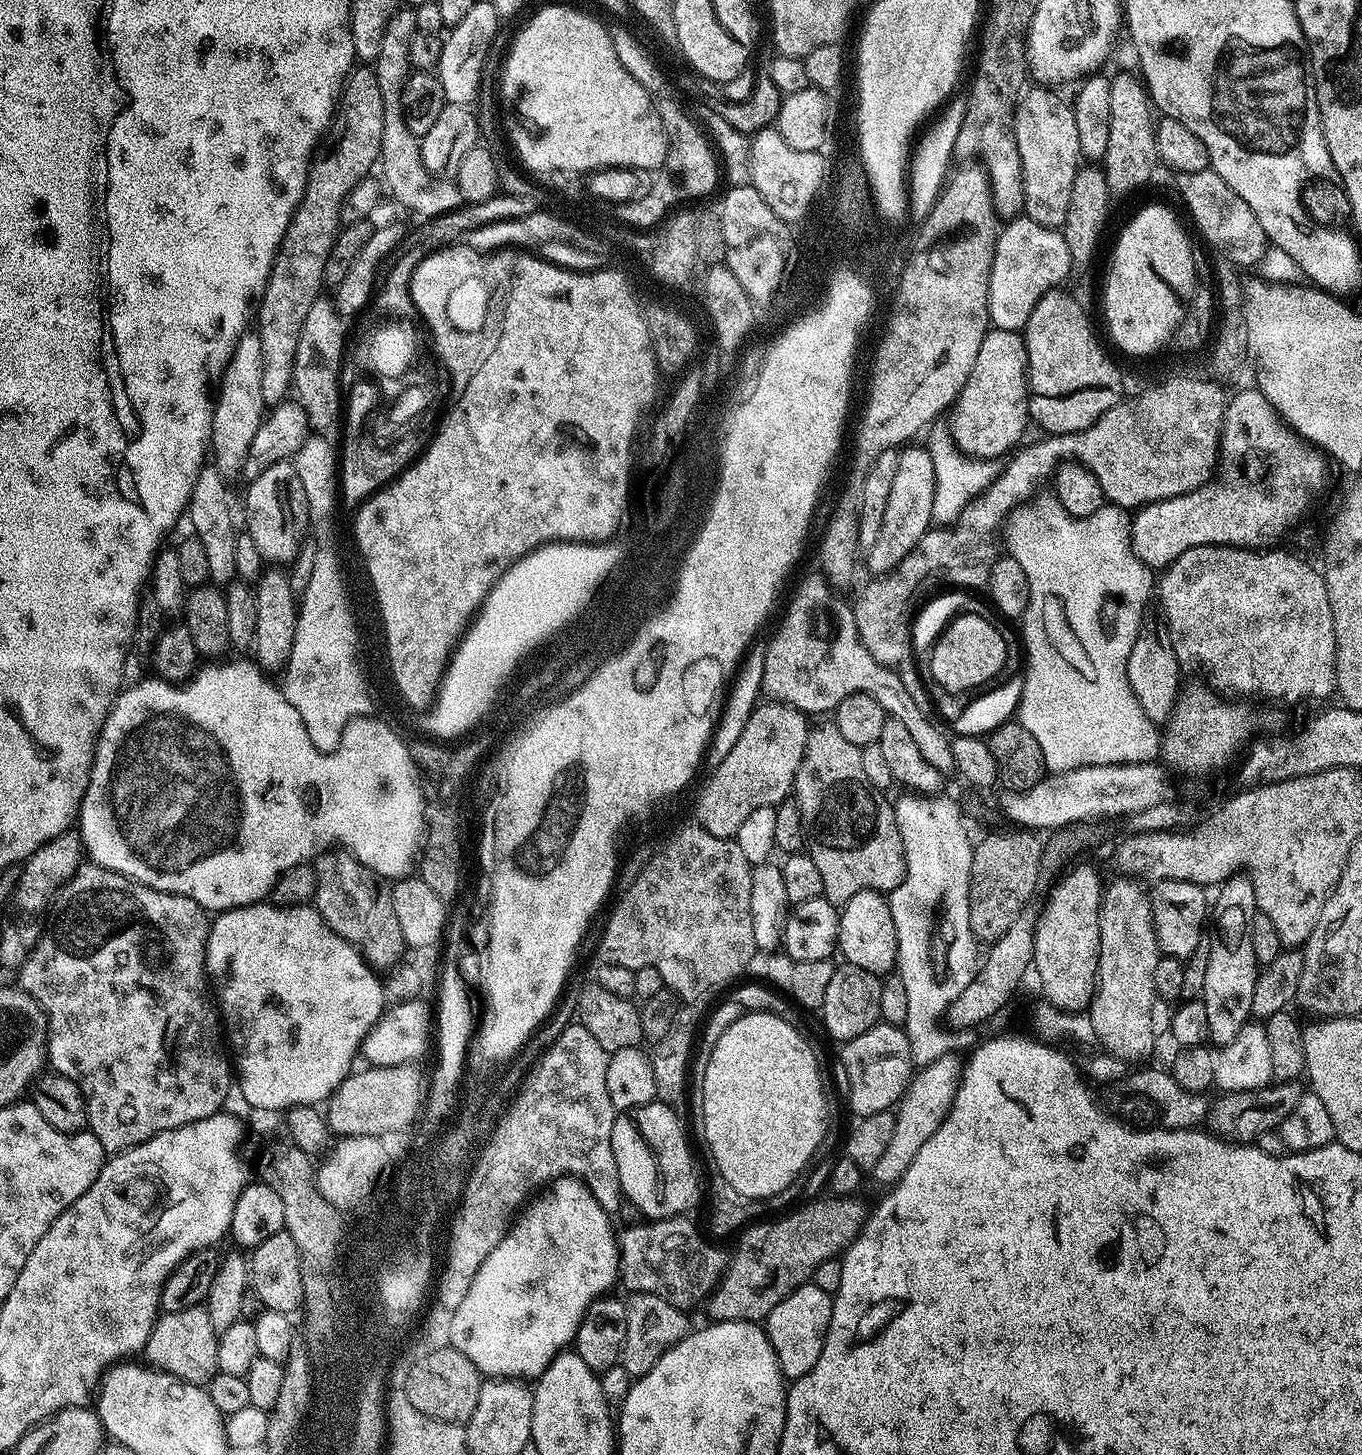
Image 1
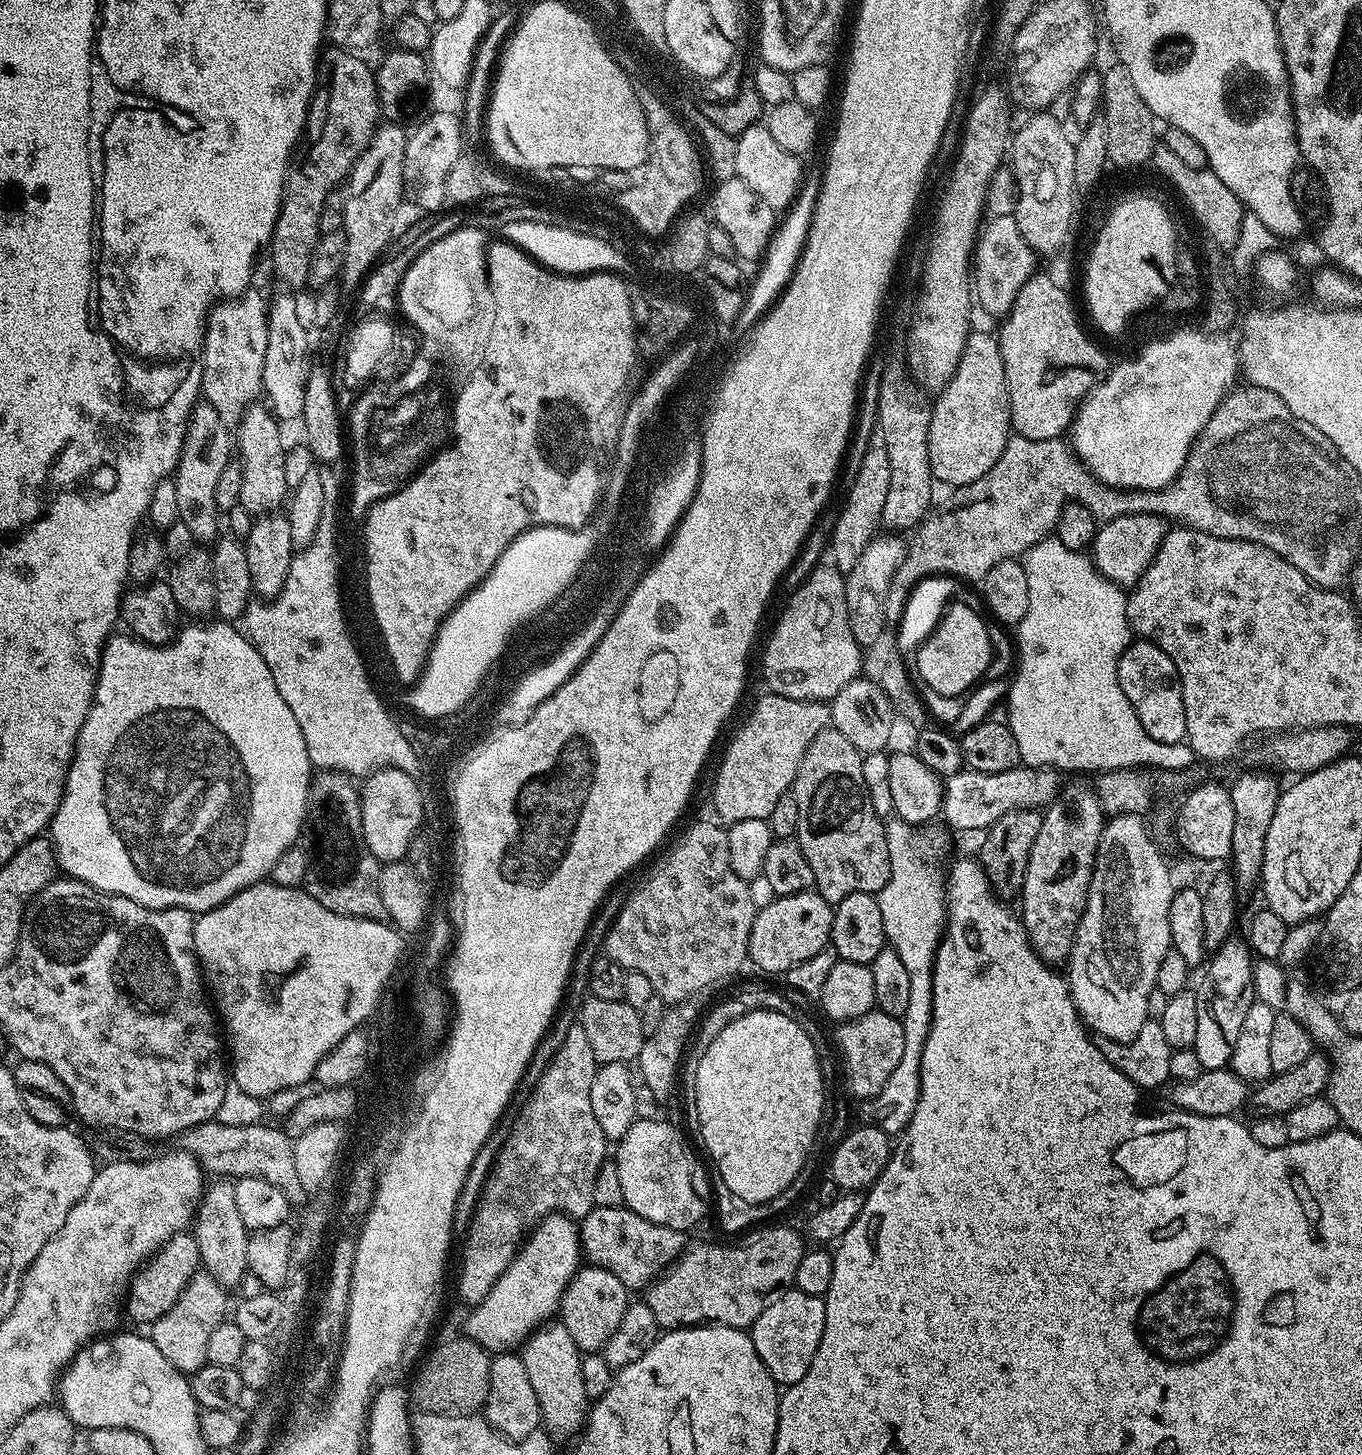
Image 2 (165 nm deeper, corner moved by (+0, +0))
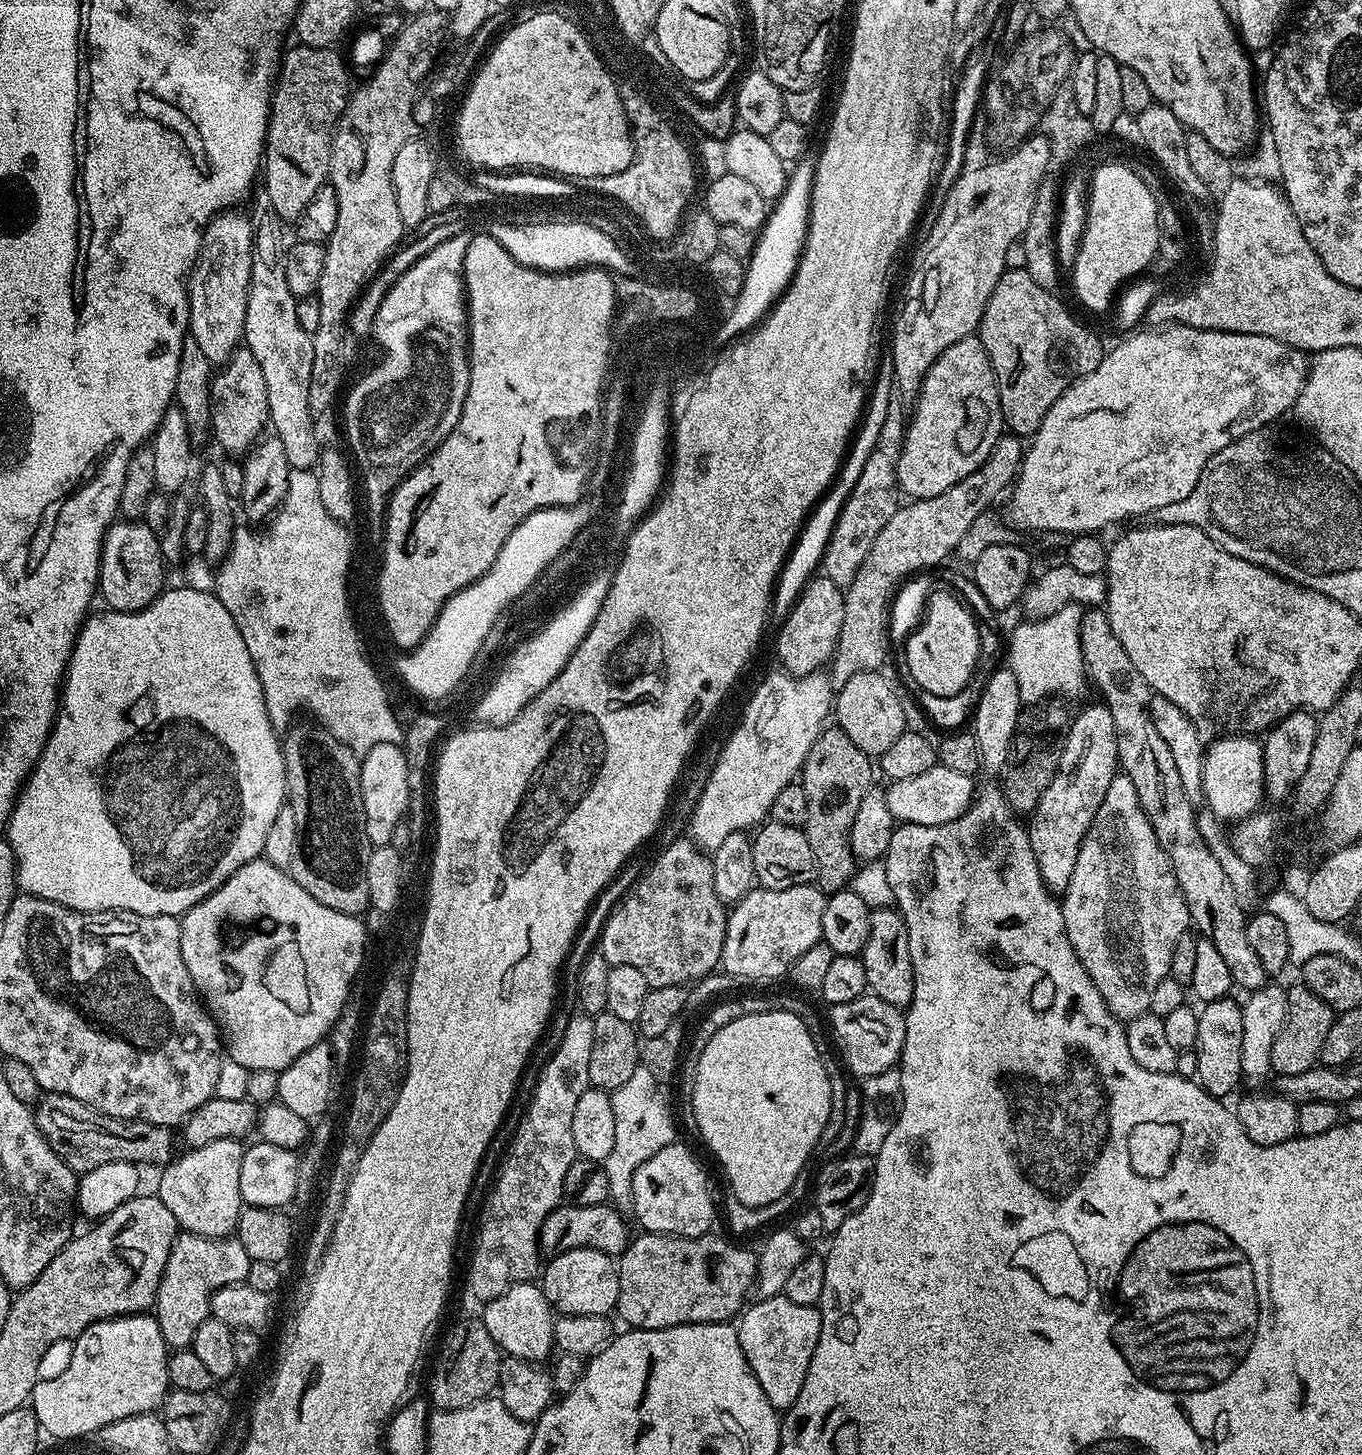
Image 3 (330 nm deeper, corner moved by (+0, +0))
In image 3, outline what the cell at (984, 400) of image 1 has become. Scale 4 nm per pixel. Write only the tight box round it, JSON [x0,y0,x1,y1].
[895,334,1004,500]

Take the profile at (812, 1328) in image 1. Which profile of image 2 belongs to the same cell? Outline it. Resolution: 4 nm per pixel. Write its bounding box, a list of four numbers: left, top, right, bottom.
[750,1286,826,1386]

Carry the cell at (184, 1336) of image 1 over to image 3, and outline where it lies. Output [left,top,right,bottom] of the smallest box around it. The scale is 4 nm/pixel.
[154,1231,252,1349]

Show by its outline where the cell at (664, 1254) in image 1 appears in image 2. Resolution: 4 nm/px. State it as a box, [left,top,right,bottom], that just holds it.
[579,1206,686,1290]

